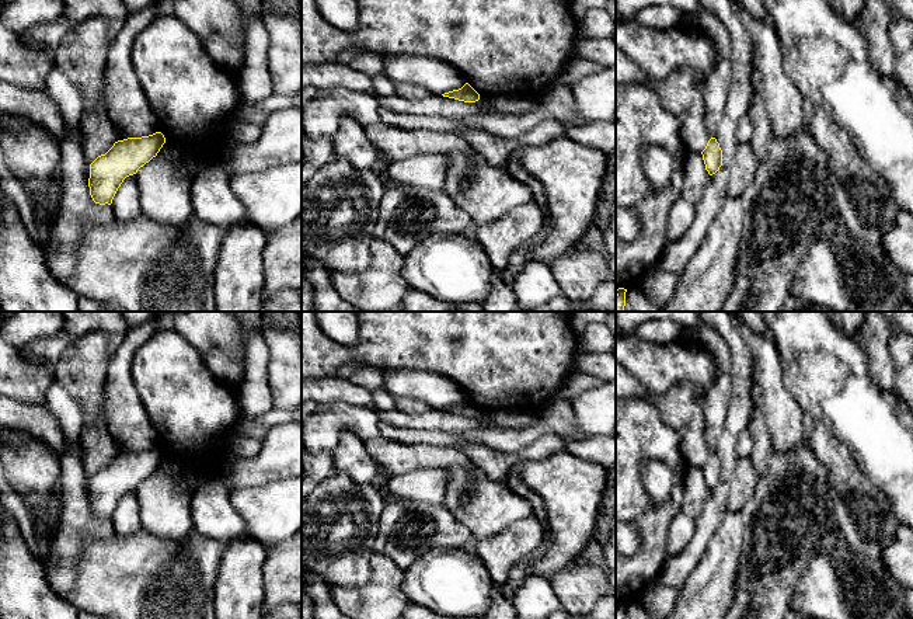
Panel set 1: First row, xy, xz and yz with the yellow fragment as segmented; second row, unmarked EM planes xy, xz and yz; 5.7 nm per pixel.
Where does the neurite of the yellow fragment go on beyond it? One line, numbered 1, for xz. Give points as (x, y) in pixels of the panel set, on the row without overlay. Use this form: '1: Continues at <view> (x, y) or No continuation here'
1: No continuation here

